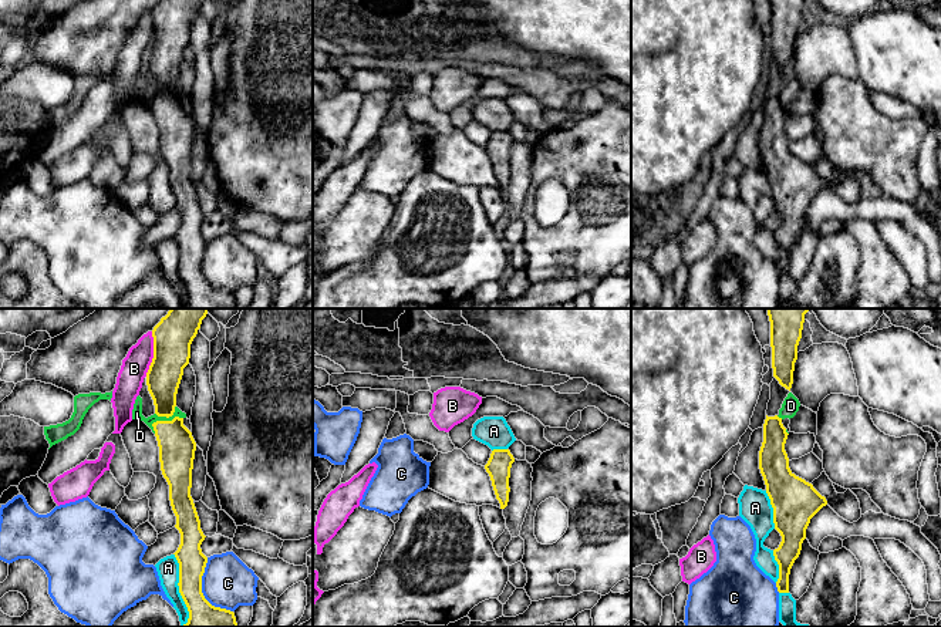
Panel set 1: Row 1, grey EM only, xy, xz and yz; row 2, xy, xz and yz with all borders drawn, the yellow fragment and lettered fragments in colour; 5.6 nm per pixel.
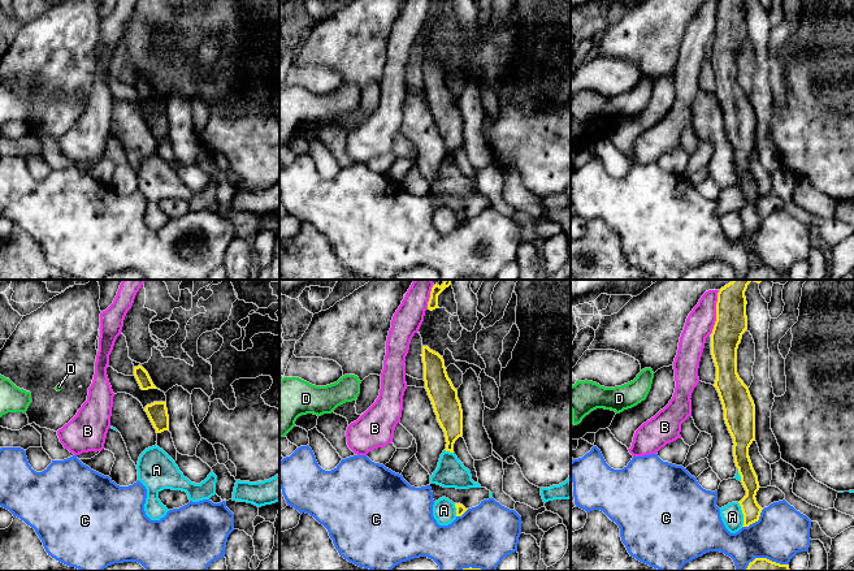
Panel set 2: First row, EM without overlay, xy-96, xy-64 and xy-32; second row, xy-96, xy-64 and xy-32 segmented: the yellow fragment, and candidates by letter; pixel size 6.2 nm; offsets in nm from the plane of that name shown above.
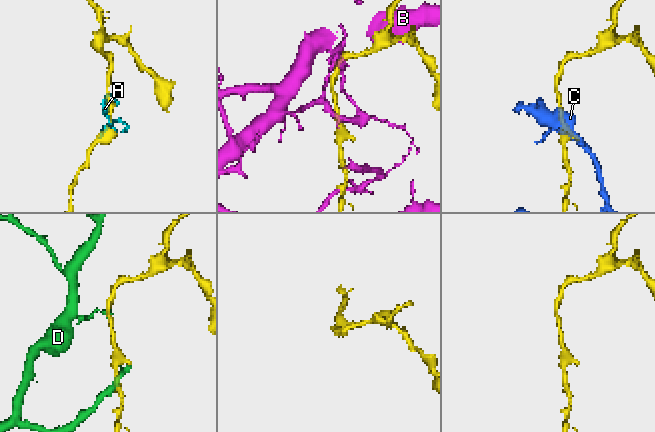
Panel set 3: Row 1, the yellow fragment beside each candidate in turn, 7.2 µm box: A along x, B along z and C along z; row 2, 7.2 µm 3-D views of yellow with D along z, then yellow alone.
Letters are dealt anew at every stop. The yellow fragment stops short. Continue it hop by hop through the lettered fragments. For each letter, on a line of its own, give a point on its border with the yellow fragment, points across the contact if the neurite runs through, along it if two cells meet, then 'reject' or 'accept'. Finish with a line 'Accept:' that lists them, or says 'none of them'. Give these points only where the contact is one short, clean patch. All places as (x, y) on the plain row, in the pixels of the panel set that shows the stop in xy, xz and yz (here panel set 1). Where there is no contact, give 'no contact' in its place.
A: xy (179, 272) | reject
B: xy (154, 36) | along xy (152, 13), (152, 43), (145, 57) | reject
C: xy (201, 273) | reject
D: xy (162, 103) | along xy (175, 87), (175, 93), (171, 97), (152, 105), (154, 114) | reject
Accept: none of them

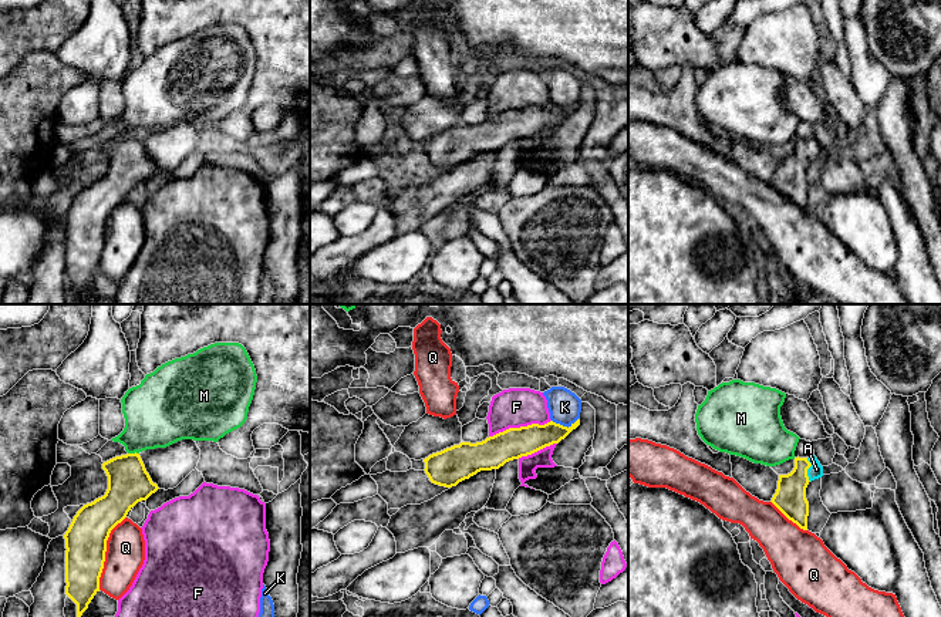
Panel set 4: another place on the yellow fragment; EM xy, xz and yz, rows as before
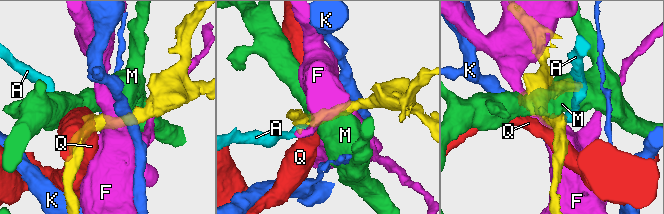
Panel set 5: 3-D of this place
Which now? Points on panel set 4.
A: yz (808, 149) | across yz (791, 181), (792, 168), (808, 149), (816, 151) | accept
F: xz (520, 108) | reject
K: xz (565, 108) | along xz (577, 100), (567, 108), (552, 101) | reject
M: xy (132, 135) | reject
Q: xy (104, 235) | reject
Accept: A

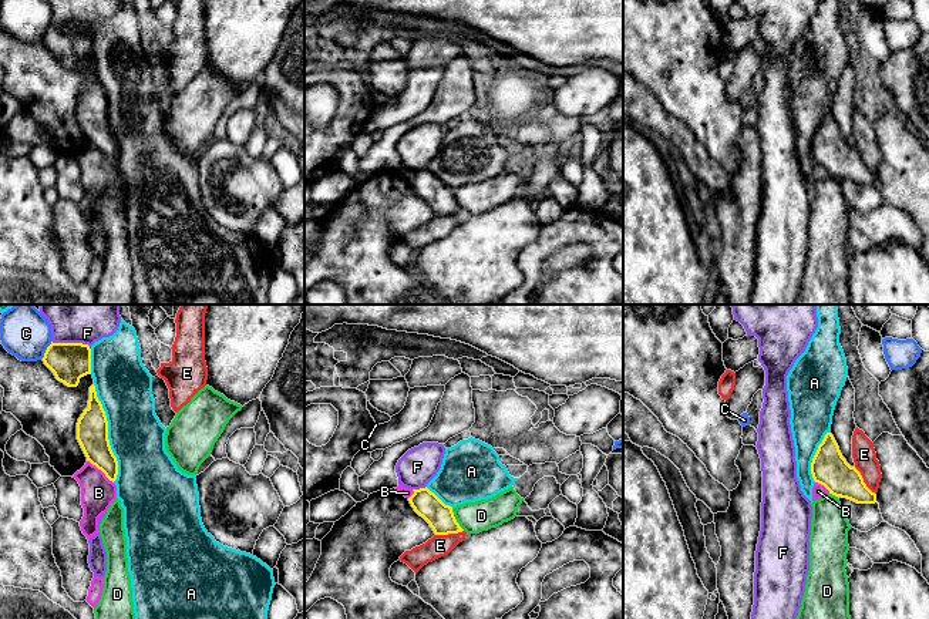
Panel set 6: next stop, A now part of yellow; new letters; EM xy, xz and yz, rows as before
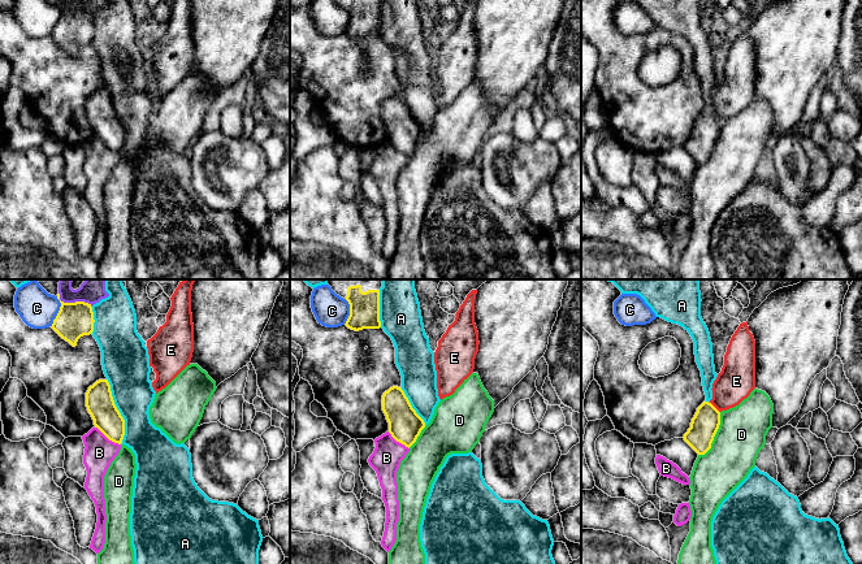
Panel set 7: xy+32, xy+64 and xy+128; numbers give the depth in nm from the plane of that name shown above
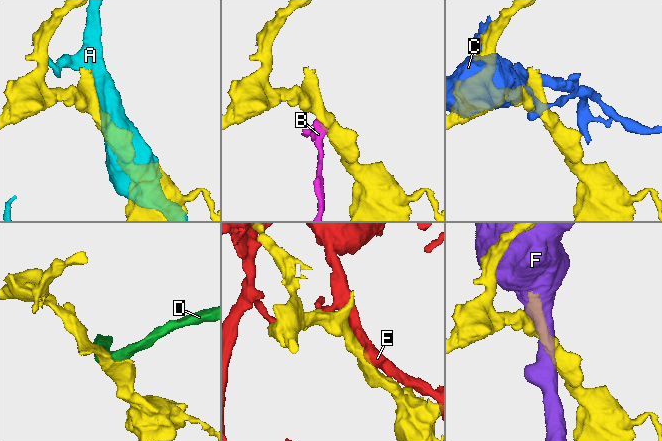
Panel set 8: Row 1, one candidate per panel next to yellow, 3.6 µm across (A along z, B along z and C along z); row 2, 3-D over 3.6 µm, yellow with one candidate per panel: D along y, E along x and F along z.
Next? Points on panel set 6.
A: xy (107, 114) | reject
B: xy (100, 150) | along xy (87, 141), (113, 164) | reject
C: xy (46, 32) | reject
D: xz (455, 201) | reject
E: yz (862, 162) | reject
F: xy (71, 24) | reject
Accept: none of them

